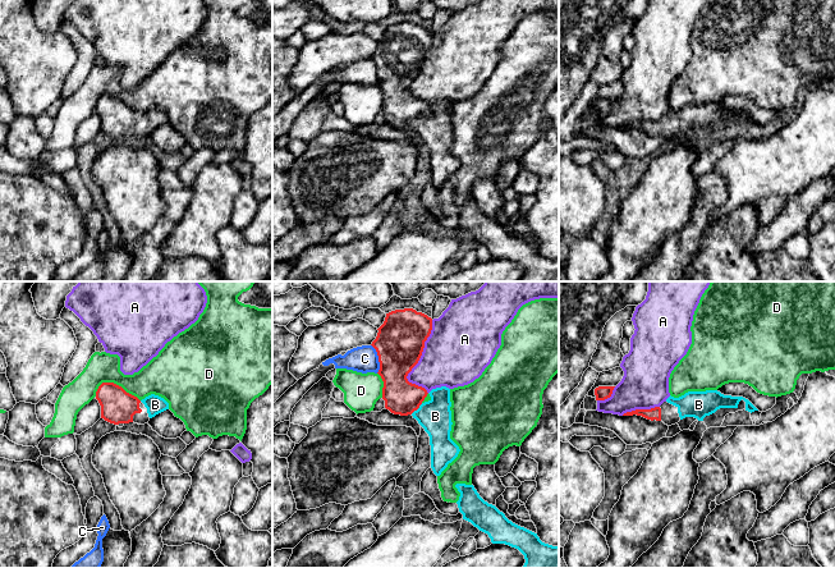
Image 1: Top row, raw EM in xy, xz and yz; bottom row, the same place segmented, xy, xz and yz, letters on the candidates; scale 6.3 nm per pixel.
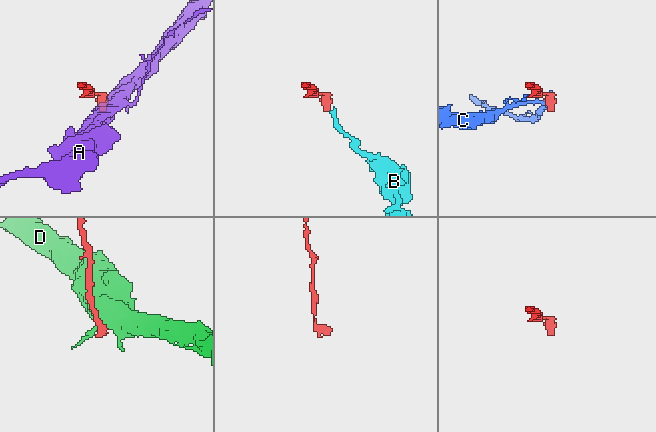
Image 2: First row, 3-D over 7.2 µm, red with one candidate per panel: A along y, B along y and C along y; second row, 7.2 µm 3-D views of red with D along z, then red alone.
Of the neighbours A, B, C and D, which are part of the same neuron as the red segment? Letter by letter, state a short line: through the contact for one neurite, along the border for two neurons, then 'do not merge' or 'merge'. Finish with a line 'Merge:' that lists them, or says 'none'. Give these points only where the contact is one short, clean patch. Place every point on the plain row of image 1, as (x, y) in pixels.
A: do not merge
B: line xz (402, 110), (416, 123), (435, 129); merge
C: do not merge
D: line xy (95, 105), (102, 96), (115, 96), (140, 114); do not merge
Merge: B

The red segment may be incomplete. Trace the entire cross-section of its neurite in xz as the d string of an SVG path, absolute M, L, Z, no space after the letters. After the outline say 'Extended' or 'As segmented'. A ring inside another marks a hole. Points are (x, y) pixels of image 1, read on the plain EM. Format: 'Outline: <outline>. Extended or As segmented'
Outline: M413 22L395 23L386 27L377 43L371 59L378 69L385 122L394 128L412 128L425 142L430 150L431 182L440 189L460 165L450 152L450 102L441 100L428 106L407 92L422 69L432 32Z. Extended

